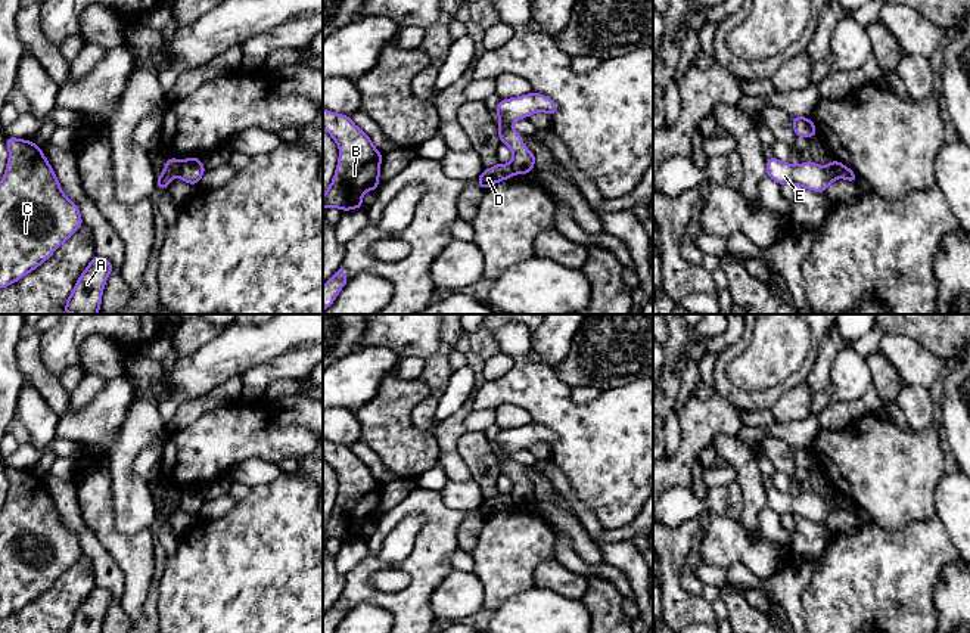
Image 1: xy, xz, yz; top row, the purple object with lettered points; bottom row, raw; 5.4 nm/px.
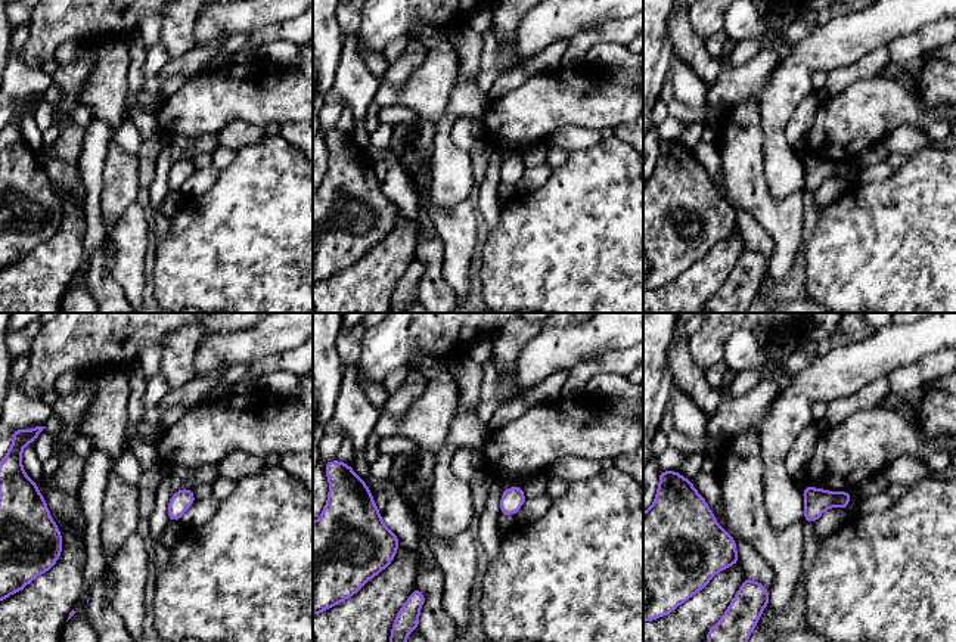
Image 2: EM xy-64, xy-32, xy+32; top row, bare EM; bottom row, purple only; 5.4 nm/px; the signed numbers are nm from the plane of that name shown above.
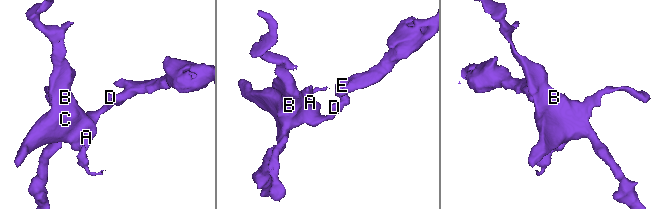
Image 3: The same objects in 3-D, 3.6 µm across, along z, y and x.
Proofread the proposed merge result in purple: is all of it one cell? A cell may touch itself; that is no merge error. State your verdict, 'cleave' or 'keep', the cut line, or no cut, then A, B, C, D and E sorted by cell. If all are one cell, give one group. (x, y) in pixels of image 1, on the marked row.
cleave; cut xy (182, 161), (177, 176); groups A B C D / E

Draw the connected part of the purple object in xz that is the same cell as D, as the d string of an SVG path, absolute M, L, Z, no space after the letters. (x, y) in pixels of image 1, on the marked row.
M498 162L495 167L485 168L476 181L481 187L481 190L484 190L484 189L486 189L498 181L507 180L513 176L514 176L514 171L512 168L512 164Z

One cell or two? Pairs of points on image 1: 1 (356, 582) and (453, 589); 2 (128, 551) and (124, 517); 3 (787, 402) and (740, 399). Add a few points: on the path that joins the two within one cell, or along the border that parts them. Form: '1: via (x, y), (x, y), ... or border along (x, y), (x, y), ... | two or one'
1: border along (454, 568), (431, 596), (429, 607), (435, 617) | two
2: border along (111, 503), (120, 531), (134, 534), (149, 527) | two
3: border along (804, 381), (787, 388), (771, 409) | two

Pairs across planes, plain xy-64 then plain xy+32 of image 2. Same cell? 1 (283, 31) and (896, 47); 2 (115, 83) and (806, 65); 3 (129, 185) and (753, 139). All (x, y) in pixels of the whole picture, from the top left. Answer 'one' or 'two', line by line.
1: one
2: two
3: two

